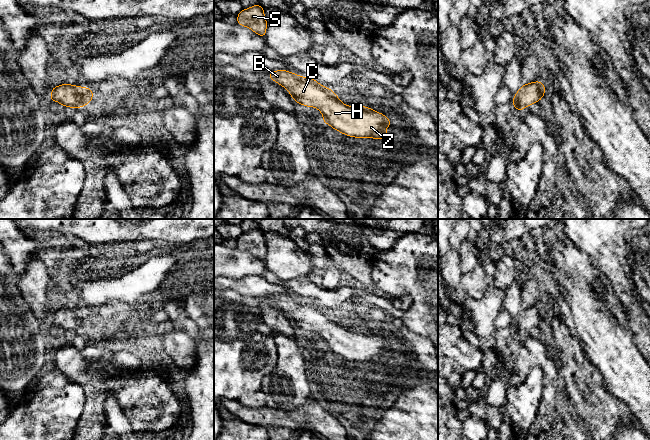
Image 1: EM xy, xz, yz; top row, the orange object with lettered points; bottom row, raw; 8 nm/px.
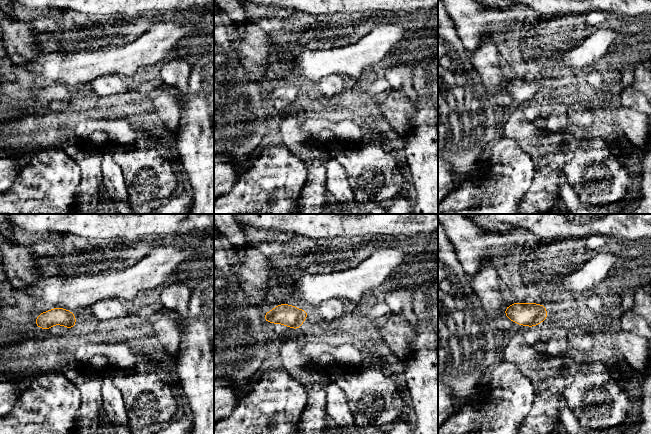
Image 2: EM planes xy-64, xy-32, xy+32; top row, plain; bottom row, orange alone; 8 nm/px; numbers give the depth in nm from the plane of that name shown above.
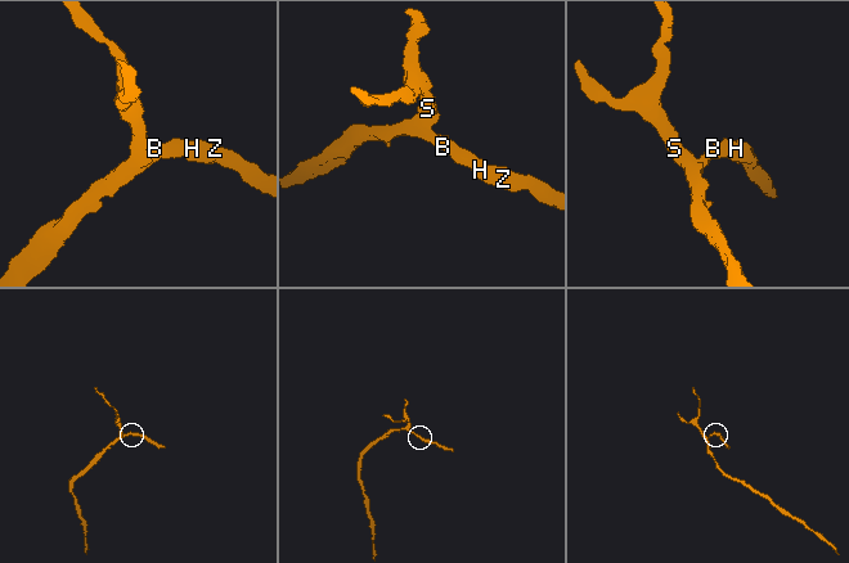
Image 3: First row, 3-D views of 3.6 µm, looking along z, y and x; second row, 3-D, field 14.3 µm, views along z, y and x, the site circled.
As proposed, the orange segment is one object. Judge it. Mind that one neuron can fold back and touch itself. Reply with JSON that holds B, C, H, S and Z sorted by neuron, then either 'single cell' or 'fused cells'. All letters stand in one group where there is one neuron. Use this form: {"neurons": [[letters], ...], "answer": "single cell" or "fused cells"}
{"neurons": [["B", "C", "H", "S", "Z"]], "answer": "single cell"}

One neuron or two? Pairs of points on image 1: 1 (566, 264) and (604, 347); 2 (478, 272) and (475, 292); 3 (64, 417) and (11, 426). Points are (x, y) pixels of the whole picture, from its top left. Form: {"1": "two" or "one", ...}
{"1": "one", "2": "one", "3": "one"}

